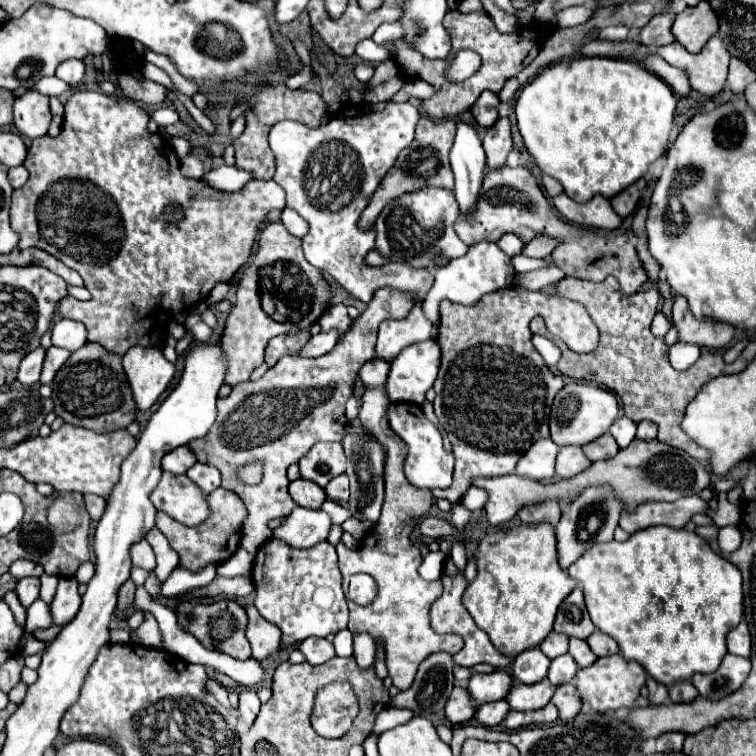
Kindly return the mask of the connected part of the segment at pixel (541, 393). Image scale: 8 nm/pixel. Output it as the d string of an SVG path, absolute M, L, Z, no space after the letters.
M515 285L507 287L507 291L483 295L475 307L463 307L445 299L439 307L441 323L437 341L443 357L433 383L437 393L433 407L453 445L455 473L453 485L433 491L433 497L447 499L455 505L469 489L471 479L513 473L523 451L537 439L549 437L551 403L565 381L553 375L535 351L529 331L531 319L541 315L547 329L555 329L555 337L577 353L591 353L597 347L599 333L583 305Z

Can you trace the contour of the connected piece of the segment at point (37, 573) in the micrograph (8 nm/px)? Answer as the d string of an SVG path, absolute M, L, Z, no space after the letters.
M15 561L9 569L9 573L17 579L23 579L23 577L41 577L43 575L43 567L39 563L33 563L33 561Z

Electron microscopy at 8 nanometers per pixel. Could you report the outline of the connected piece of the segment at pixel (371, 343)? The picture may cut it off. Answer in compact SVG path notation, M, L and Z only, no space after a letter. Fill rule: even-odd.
M381 287L379 291L375 291L367 309L353 321L347 335L327 355L315 357L315 359L283 357L259 381L243 381L233 387L229 397L217 399L219 415L217 415L211 431L203 439L193 439L187 447L191 449L191 453L195 453L199 463L217 467L221 471L221 479L223 479L221 487L235 491L239 495L239 499L245 503L247 519L243 523L241 547L247 553L255 555L257 549L267 539L273 537L273 531L267 527L267 521L271 521L275 517L283 519L297 507L297 503L287 493L287 467L291 463L297 463L301 459L301 455L307 453L317 441L341 441L343 429L345 429L345 403L353 393L353 383L355 383L359 369L363 367L363 363L367 363L369 359L375 357L375 341L377 341L379 323L387 321L387 319L405 319L409 315L413 303L415 303L415 295L403 295L403 291L395 291L391 287L389 289ZM253 461L263 461L263 469L265 469L263 479L257 485L243 485L237 479L237 467L245 465L245 463L253 463Z

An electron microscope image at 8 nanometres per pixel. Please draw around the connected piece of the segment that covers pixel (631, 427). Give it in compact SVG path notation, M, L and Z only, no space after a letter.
M619 417L613 421L609 433L615 437L619 447L627 447L635 439L635 429L637 429L637 425L629 417Z

